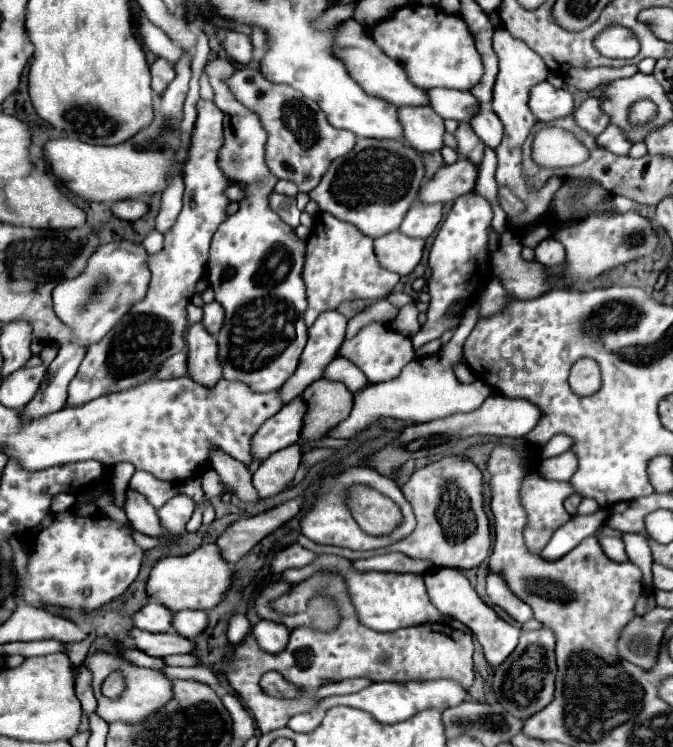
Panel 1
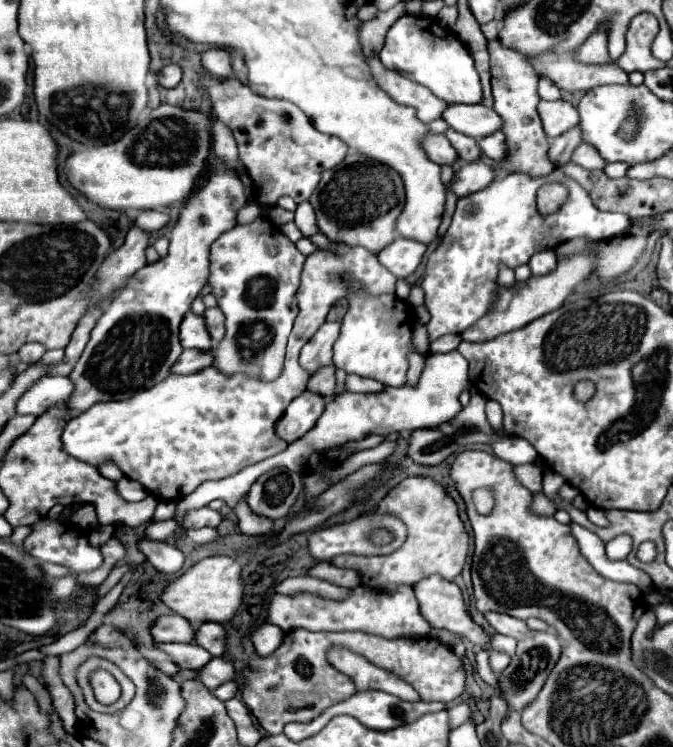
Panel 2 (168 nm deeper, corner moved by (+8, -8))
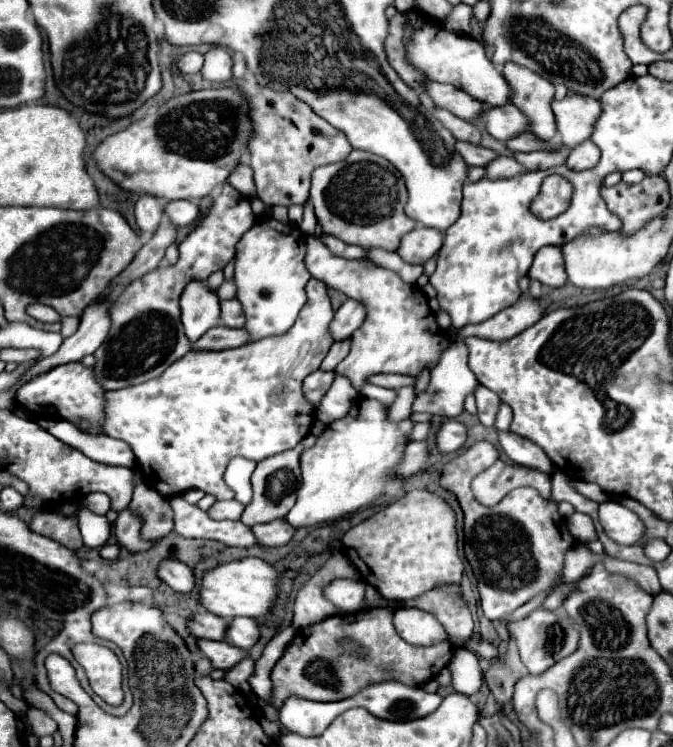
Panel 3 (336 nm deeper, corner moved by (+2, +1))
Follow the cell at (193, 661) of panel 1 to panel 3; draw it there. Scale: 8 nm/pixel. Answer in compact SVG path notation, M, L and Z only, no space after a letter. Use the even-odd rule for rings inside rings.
M247 657L247 659L243 659L237 667L233 667L231 671L227 671L225 681L229 681L233 687L237 687L237 689L241 689L243 693L247 693L247 691L251 691L251 687L249 687L249 677L253 675L253 671L255 671L255 661L253 661L251 657Z

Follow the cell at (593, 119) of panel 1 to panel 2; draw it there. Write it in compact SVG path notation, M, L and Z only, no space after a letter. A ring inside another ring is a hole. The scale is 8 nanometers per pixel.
M571 128L569 132L565 132L565 136L557 136L557 140L553 140L551 148L549 148L549 160L559 166L571 160L573 150L581 144L581 128Z

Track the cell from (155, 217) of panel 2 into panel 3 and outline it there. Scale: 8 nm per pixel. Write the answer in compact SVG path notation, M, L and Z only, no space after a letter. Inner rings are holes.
M169 201L165 205L165 215L175 225L191 225L199 217L199 205L193 201Z

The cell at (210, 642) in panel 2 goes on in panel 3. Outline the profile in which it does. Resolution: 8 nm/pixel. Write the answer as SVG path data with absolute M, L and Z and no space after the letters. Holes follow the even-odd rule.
M235 617L229 623L229 631L227 631L227 639L229 643L233 643L235 647L241 649L251 649L261 637L259 631L259 623L251 617Z

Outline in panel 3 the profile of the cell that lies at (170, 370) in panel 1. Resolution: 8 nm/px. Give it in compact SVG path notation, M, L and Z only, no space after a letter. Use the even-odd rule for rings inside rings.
M217 325L211 331L207 331L197 343L193 343L193 349L213 349L213 351L221 351L221 349L233 349L239 345L247 343L247 329L231 329L231 327L223 327Z

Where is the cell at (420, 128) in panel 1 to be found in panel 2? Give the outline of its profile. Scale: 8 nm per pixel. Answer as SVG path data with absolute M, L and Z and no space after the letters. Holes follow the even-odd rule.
M427 134L421 146L435 164L453 164L453 160L457 160L455 148L449 144L449 140L445 140L443 134Z

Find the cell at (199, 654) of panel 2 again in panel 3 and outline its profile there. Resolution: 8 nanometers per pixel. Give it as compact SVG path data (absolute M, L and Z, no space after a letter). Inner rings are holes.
M199 639L199 649L211 659L211 665L215 669L223 669L223 671L229 671L231 667L235 667L239 661L243 661L249 655L249 651L239 649L227 641Z

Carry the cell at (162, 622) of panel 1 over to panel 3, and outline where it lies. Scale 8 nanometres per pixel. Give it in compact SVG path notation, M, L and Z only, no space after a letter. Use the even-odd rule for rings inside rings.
M199 611L189 621L189 629L193 635L201 639L213 639L213 641L225 641L229 623L217 615L211 615L209 611Z

